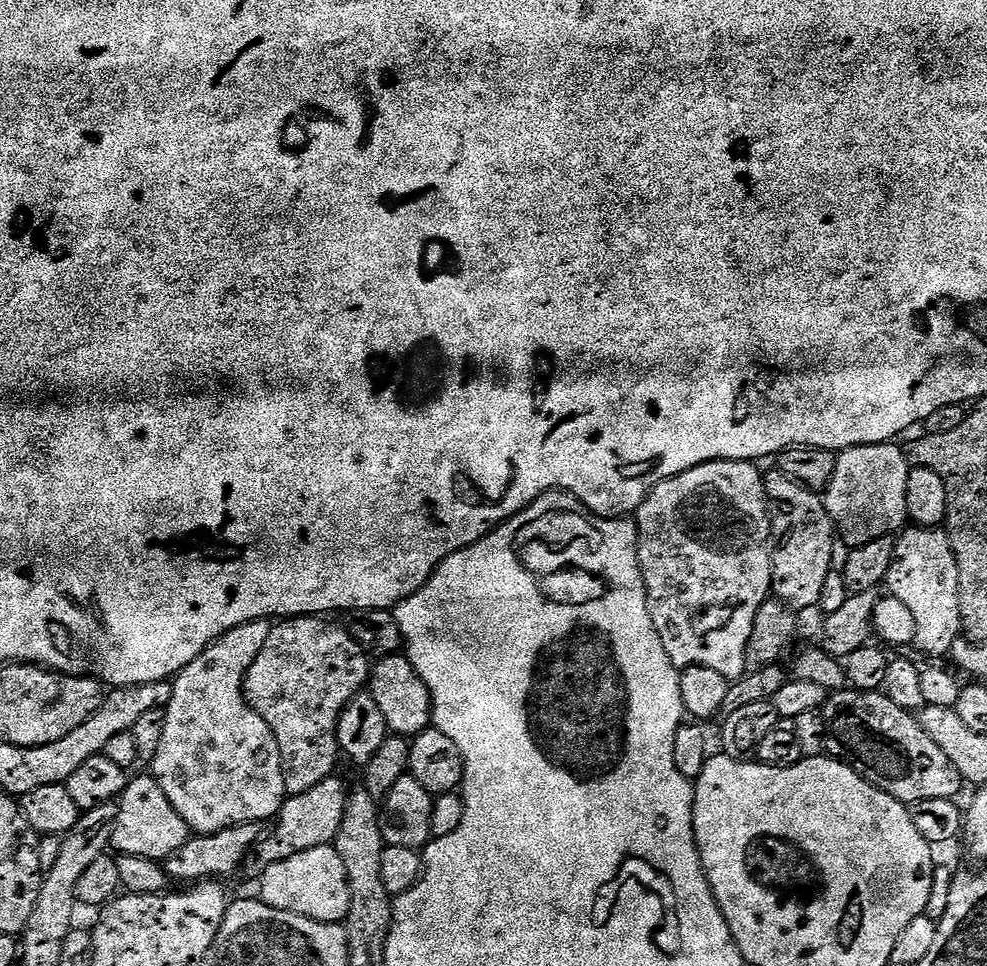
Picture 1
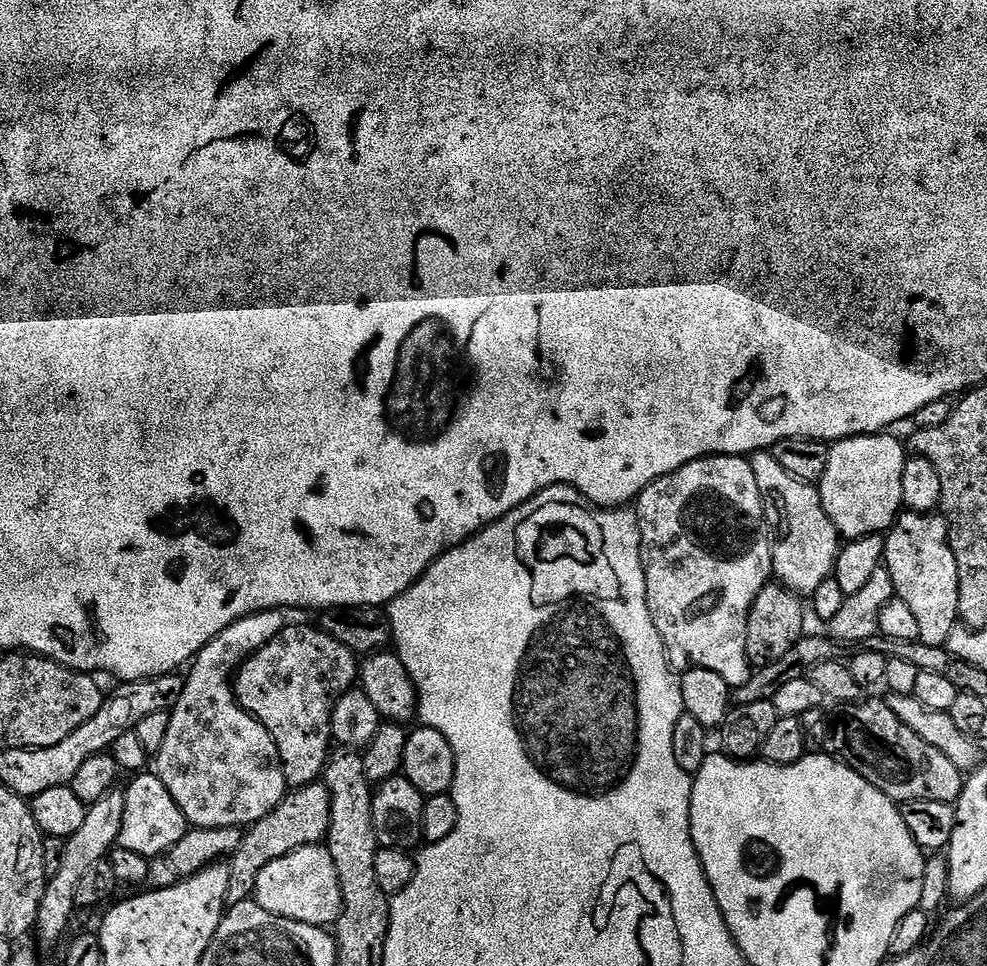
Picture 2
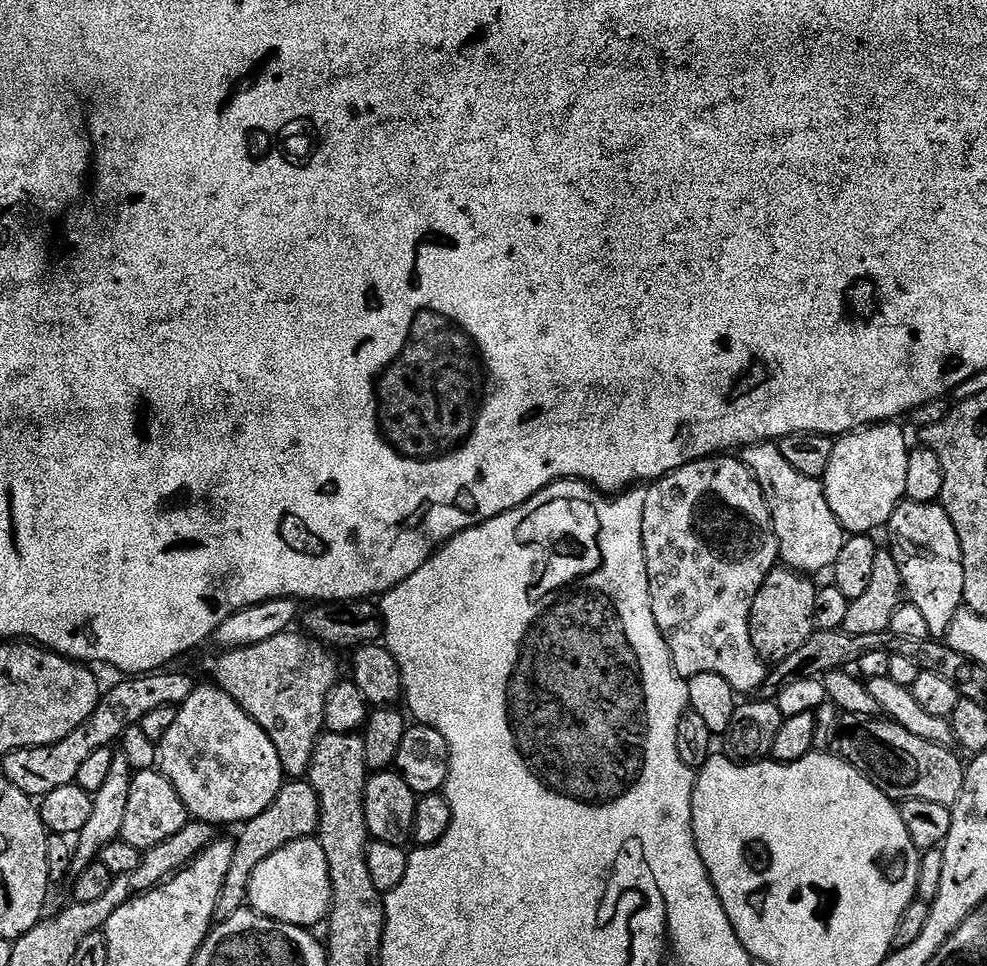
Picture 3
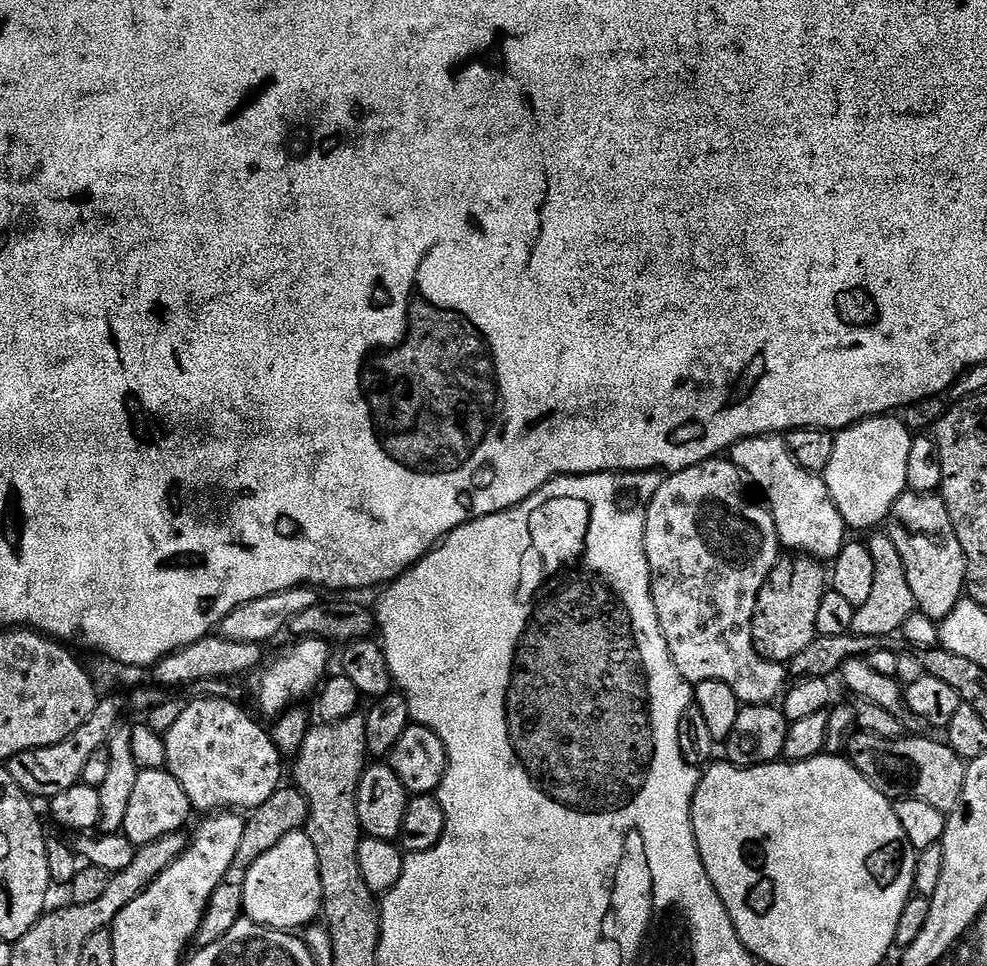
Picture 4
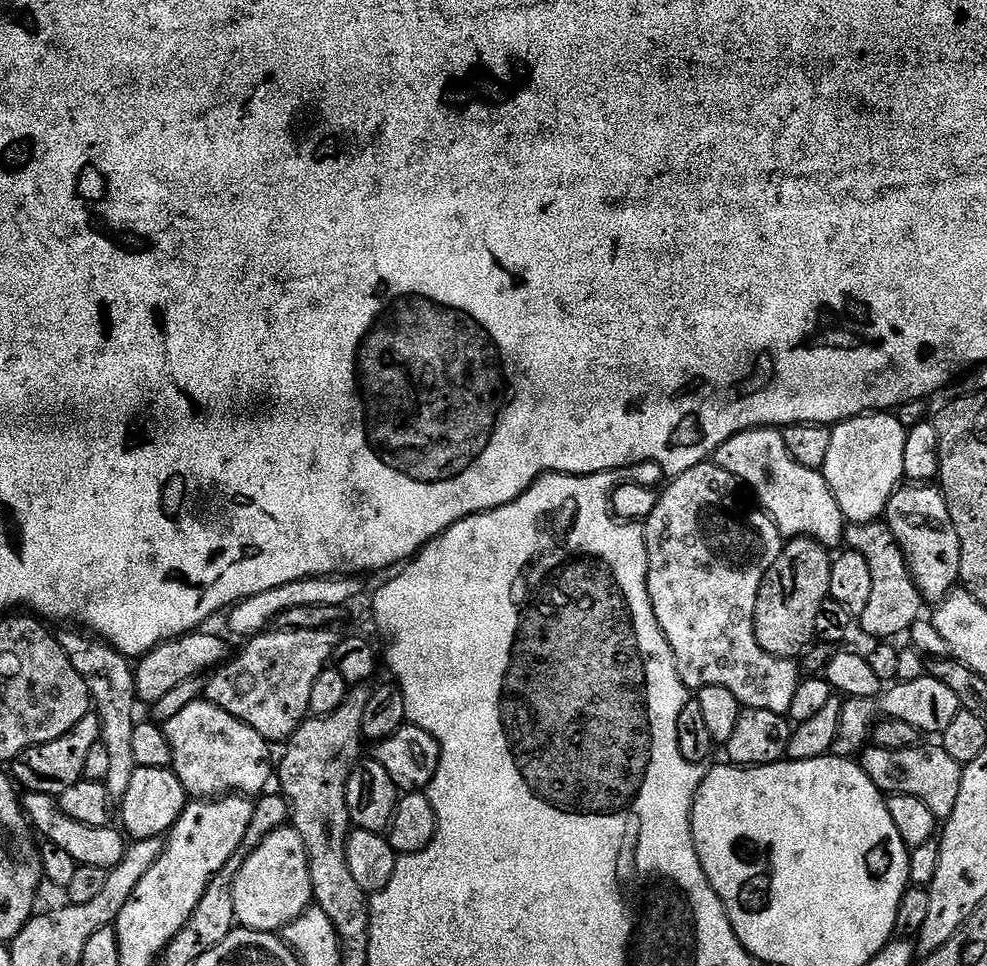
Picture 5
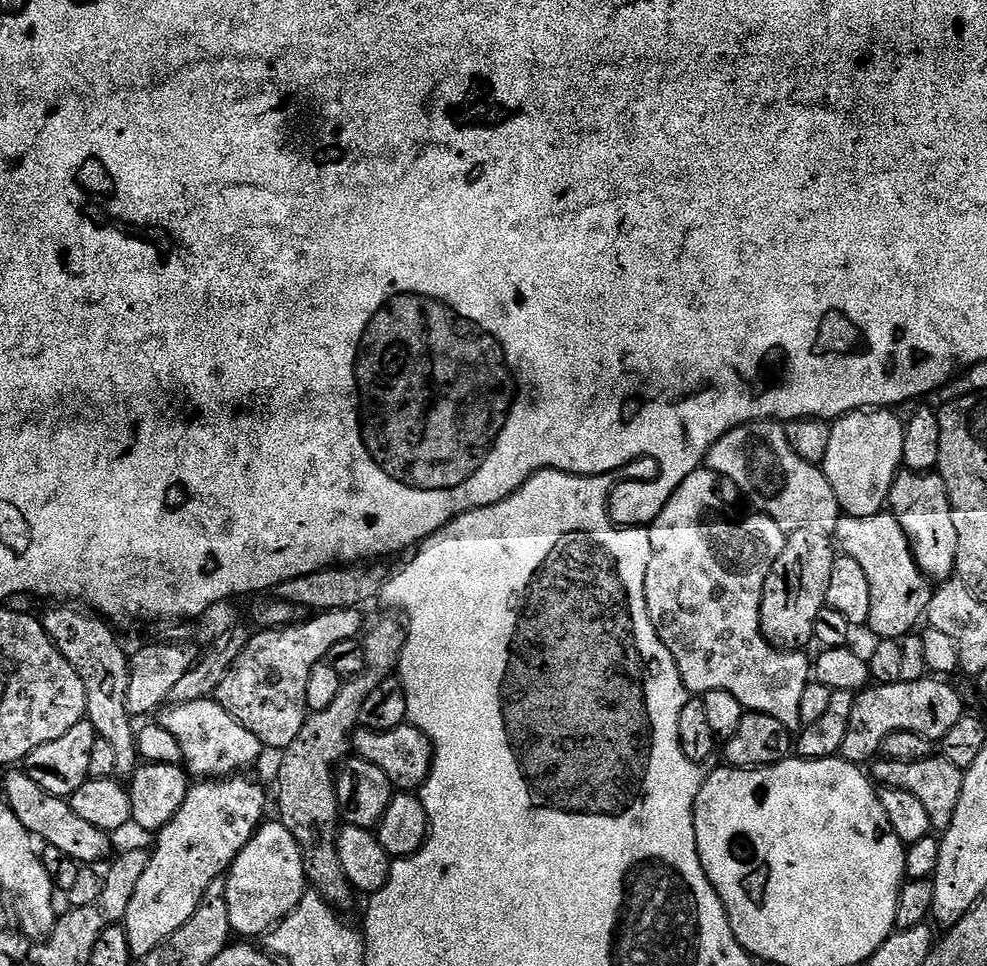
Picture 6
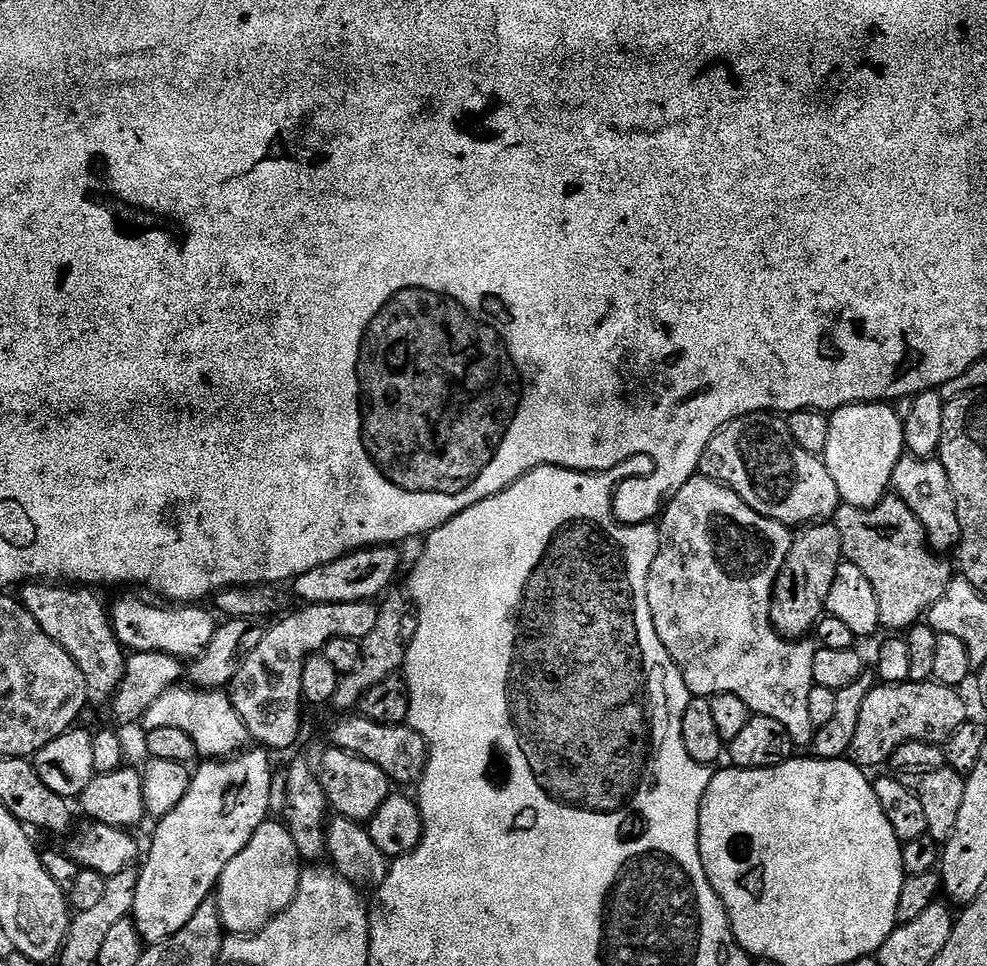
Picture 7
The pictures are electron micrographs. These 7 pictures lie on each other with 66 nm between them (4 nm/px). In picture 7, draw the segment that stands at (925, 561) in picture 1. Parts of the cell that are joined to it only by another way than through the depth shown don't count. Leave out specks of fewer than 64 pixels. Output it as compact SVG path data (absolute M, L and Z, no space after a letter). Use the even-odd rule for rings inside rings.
M906 454L894 466L891 491L900 497L902 502L911 510L921 527L928 543L937 553L947 553L947 548L955 549L960 539L958 514L954 506L954 494L950 490L950 478L946 478L946 470L939 459L921 458Z

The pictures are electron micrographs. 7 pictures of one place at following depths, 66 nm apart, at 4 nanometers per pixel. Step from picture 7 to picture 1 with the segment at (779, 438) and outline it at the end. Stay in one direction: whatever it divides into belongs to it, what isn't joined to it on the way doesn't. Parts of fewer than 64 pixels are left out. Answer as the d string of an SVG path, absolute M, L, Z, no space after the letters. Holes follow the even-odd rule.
M779 470L764 476L764 491L774 509L772 521L772 592L789 608L815 609L822 598L822 586L834 571L832 532L834 525L824 509L824 501L813 489L806 488Z

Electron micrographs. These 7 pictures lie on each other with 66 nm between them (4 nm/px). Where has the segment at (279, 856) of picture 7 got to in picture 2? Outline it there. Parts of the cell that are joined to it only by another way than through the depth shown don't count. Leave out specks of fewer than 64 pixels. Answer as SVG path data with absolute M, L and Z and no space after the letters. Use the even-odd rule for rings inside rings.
M318 844L299 848L270 862L270 866L266 866L256 876L254 899L262 906L262 910L270 910L270 914L321 926L335 925L336 919L340 917L340 911L344 909L338 866L334 864L334 858L328 852L327 847Z

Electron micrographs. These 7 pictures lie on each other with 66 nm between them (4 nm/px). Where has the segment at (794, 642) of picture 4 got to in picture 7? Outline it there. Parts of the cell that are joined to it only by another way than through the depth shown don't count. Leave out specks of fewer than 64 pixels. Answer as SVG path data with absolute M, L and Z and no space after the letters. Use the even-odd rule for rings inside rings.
M813 522L801 527L793 535L786 562L780 567L776 585L772 588L770 618L778 635L785 638L804 638L815 629L820 617L825 615L830 582L834 582L834 570L838 570L840 563L840 535L835 523Z

